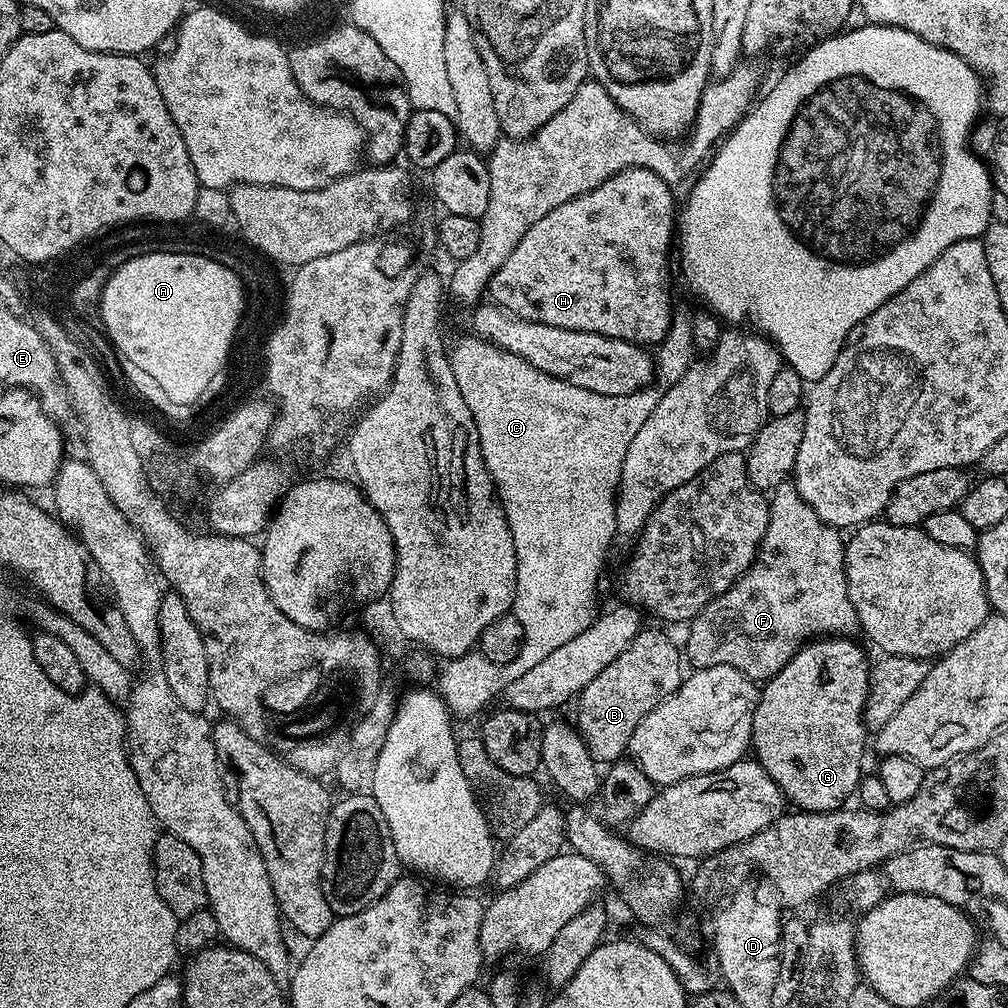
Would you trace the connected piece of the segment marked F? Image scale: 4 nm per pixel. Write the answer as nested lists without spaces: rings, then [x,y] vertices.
[[[785,482],[779,484],[771,493],[768,500],[768,525],[766,526],[766,534],[762,538],[760,548],[756,551],[756,558],[743,576],[736,579],[736,583],[731,584],[721,596],[714,598],[714,602],[710,602],[702,609],[698,615],[692,619],[687,625],[688,628],[688,652],[686,648],[686,660],[692,663],[693,669],[709,668],[710,666],[734,666],[734,670],[738,670],[742,674],[746,674],[753,682],[766,682],[774,674],[778,674],[782,670],[782,666],[786,664],[789,658],[800,651],[805,644],[817,638],[848,638],[859,629],[860,623],[856,617],[854,606],[850,602],[850,594],[846,586],[846,576],[844,574],[844,546],[845,541],[840,540],[841,533],[837,529],[831,528],[826,522],[822,522],[818,518],[818,514],[814,514],[814,510],[803,500],[798,494],[795,483]]]

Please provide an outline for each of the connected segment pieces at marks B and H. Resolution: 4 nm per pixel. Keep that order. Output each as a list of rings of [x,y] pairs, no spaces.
[[[644,626],[634,642],[630,642],[630,646],[622,650],[590,686],[582,689],[574,704],[574,724],[593,760],[611,766],[628,752],[628,743],[634,730],[638,730],[638,722],[678,690],[682,679],[680,660],[682,664],[681,649],[680,652],[676,649],[675,642],[666,633]]]
[[[627,168],[610,178],[606,178],[600,186],[594,186],[586,194],[578,194],[578,198],[570,198],[570,202],[562,202],[558,210],[550,210],[546,218],[534,222],[526,234],[522,234],[522,242],[514,246],[514,251],[510,253],[510,258],[498,266],[498,270],[492,276],[492,281],[488,284],[488,292],[491,299],[505,312],[511,316],[517,316],[520,320],[538,322],[546,326],[558,326],[562,330],[596,332],[598,335],[609,336],[612,339],[622,339],[628,343],[641,346],[656,346],[668,334],[668,327],[672,324],[672,284],[668,279],[672,272],[668,269],[668,259],[674,256],[674,233],[678,224],[678,204],[672,201],[673,185],[667,184],[658,174],[654,174],[645,168]]]

